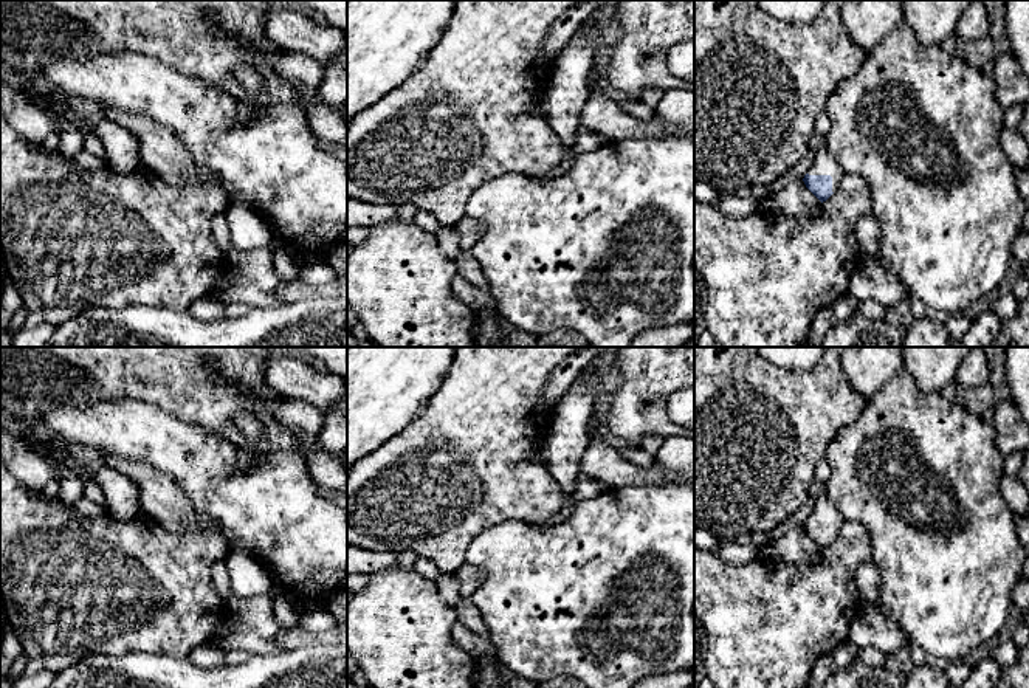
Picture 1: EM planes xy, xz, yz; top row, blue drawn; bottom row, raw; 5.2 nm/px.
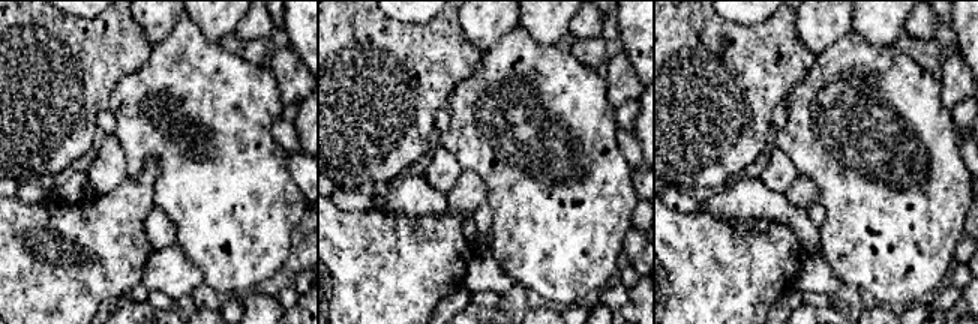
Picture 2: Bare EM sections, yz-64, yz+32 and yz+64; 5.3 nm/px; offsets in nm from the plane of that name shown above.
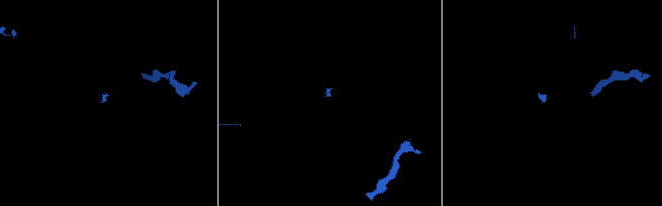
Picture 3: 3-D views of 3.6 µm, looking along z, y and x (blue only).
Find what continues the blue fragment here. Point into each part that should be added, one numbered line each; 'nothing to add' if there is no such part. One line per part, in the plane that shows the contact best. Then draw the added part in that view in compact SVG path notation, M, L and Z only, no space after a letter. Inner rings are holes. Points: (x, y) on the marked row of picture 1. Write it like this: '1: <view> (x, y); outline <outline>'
1: yz (823, 163); outline M821 146L814 158L810 169L807 170L809 175L831 175L832 177L832 192L837 191L841 178L843 170L838 166L837 160L831 155L831 152Z

